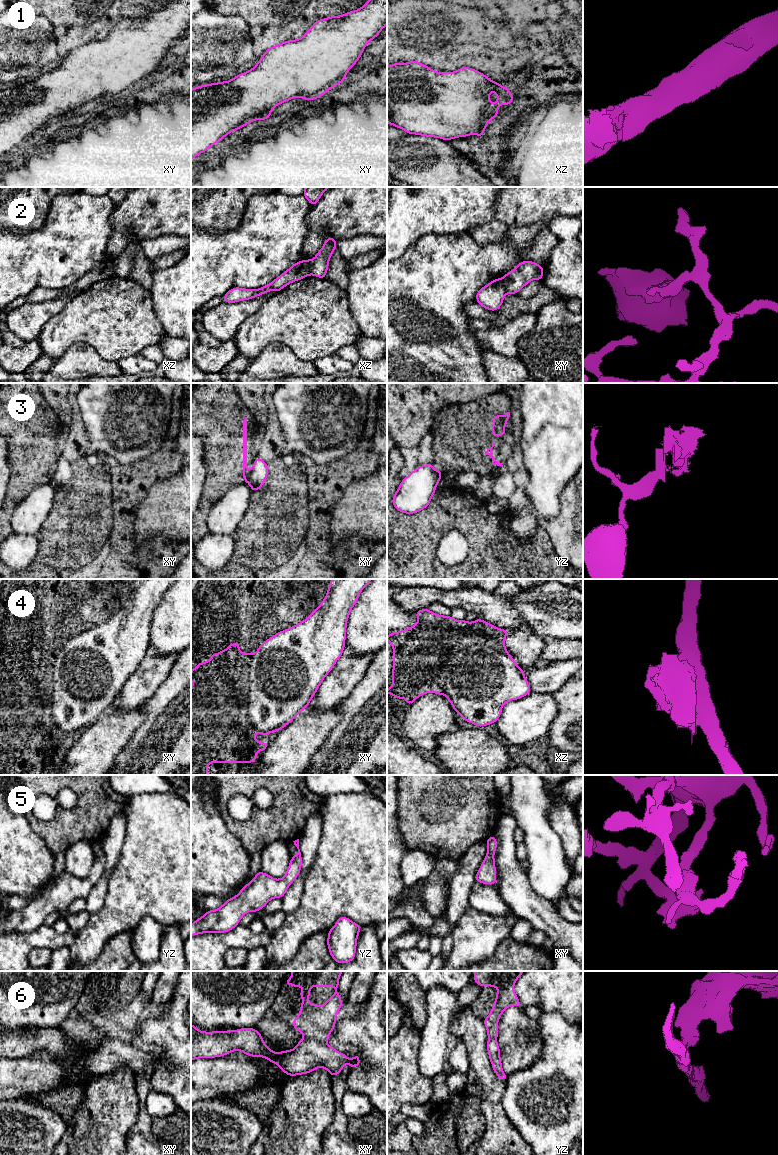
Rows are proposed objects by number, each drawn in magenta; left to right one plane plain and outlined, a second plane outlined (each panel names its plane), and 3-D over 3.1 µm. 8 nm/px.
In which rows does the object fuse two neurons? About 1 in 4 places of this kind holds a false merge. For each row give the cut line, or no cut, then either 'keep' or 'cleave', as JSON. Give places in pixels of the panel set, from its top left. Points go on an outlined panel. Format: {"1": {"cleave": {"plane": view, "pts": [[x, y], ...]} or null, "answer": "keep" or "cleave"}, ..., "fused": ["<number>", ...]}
{"1": {"cleave": null, "answer": "keep"}, "2": {"cleave": {"plane": "xz", "pts": [[307, 260], [310, 274]]}, "answer": "cleave"}, "3": {"cleave": {"plane": "xy", "pts": [[251, 470], [246, 481]]}, "answer": "cleave"}, "4": {"cleave": null, "answer": "keep"}, "5": {"cleave": null, "answer": "keep"}, "6": {"cleave": {"plane": "xy", "pts": [[304, 1037], [310, 1037], [326, 1043]]}, "answer": "cleave"}, "fused": ["2", "3", "6"]}

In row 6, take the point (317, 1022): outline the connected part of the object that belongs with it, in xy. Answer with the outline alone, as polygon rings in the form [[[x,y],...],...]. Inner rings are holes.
[[[291,971],[292,975],[284,984],[293,987],[305,987],[299,992],[303,998],[300,1012],[294,1018],[292,1026],[302,1033],[304,1038],[327,1043],[334,1030],[336,1017],[343,1006],[338,993],[339,979],[343,971]],[[310,987],[334,987],[334,994],[321,1006],[308,1001],[311,996]]]

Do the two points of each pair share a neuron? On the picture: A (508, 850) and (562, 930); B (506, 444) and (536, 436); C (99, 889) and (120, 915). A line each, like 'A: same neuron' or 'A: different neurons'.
A: same neuron
B: different neurons
C: different neurons

